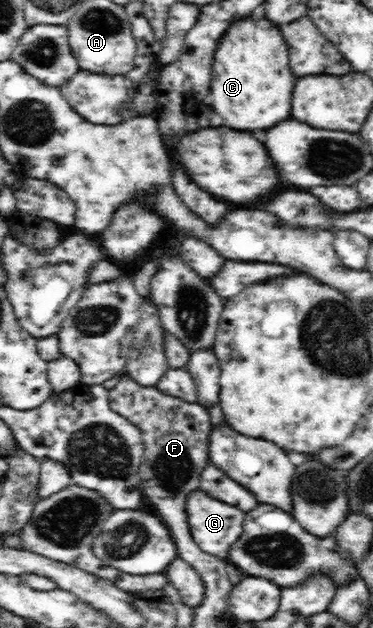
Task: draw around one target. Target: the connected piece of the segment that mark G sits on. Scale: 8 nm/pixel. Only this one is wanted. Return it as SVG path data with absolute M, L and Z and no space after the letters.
M204 490L192 492L186 498L186 516L188 527L194 542L203 552L229 563L228 552L230 546L241 536L246 512L207 495Z

